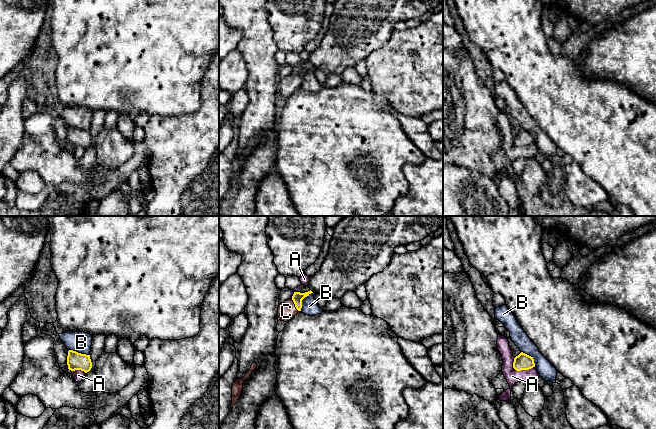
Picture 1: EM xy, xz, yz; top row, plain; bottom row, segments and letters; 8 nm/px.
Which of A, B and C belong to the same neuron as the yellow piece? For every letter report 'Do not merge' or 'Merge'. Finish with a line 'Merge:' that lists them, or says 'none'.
A: Do not merge
B: Do not merge
C: Merge
Merge: C

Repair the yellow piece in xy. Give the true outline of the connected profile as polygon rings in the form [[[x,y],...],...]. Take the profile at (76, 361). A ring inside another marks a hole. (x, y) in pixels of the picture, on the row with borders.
[[[73,350],[68,351],[67,365],[71,371],[81,370],[85,373],[89,372],[92,368],[90,355],[81,354]]]

